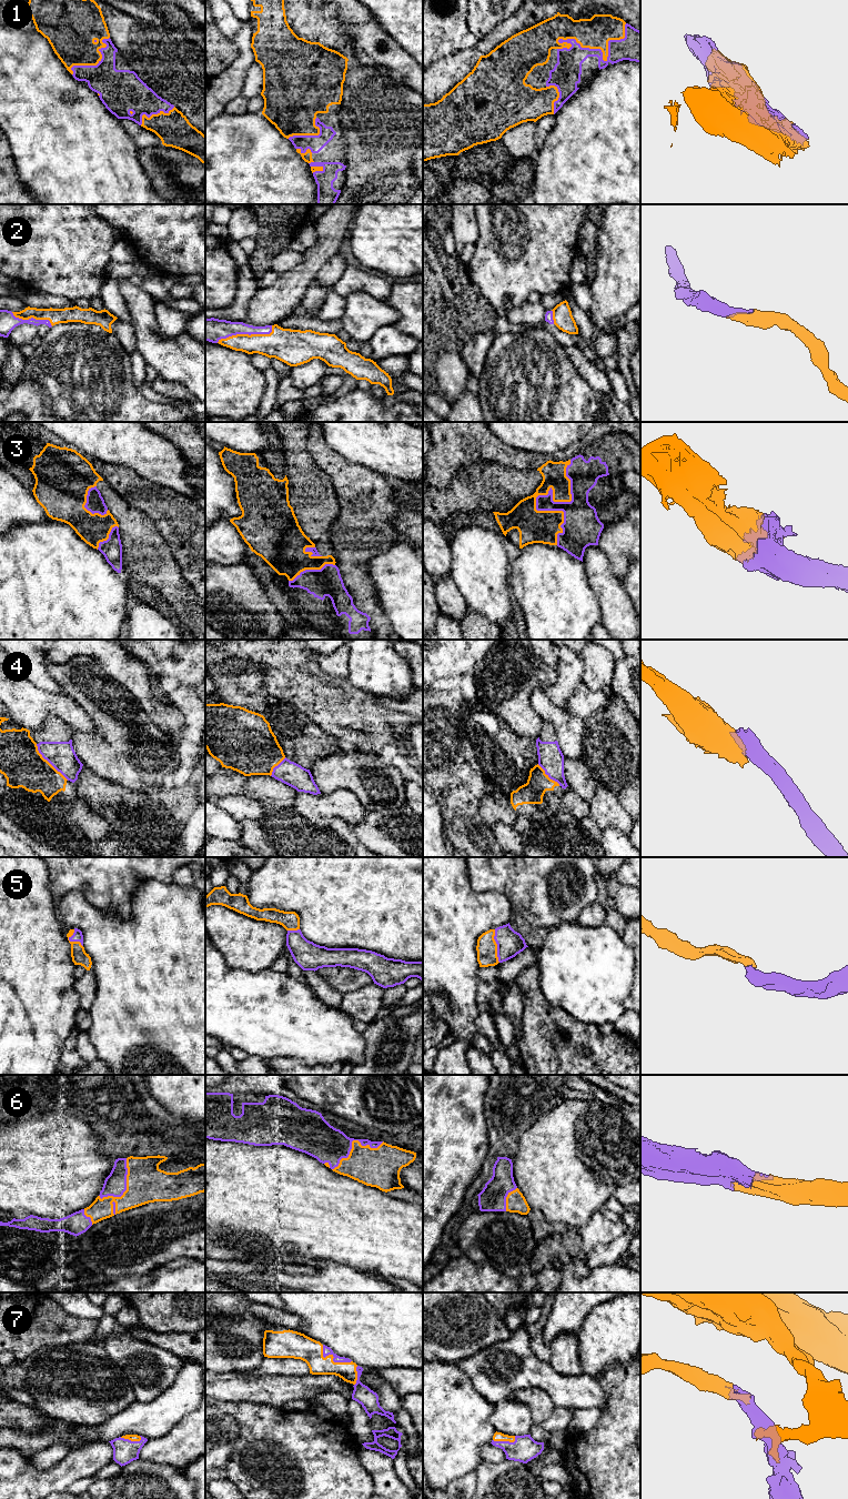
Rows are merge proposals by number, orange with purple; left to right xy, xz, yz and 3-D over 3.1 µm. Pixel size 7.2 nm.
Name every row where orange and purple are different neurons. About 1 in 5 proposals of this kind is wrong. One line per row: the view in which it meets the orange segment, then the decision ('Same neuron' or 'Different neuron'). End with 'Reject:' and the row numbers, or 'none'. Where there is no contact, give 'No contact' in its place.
1: Touches orange in yz. Same neuron
2: Touches orange in xz. Same neuron
3: Touches orange in yz. Same neuron
4: Touches orange in xy. Different neuron
5: Touches orange in yz. Same neuron
6: Touches orange in xz. Same neuron
7: Touches orange in xz. Same neuron
Reject: 4

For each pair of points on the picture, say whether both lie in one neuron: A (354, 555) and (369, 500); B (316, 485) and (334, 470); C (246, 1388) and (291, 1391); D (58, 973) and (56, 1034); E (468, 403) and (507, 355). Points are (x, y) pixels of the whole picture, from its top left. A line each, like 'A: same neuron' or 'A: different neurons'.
A: same neuron
B: different neurons
C: same neuron
D: same neuron
E: different neurons

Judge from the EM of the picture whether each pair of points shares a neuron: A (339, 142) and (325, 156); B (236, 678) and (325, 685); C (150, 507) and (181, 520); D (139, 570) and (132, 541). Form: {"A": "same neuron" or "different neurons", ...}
{"A": "same neuron", "B": "same neuron", "C": "same neuron", "D": "same neuron"}

